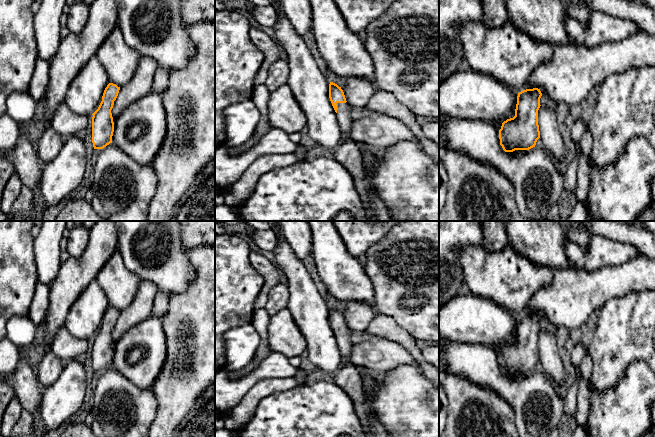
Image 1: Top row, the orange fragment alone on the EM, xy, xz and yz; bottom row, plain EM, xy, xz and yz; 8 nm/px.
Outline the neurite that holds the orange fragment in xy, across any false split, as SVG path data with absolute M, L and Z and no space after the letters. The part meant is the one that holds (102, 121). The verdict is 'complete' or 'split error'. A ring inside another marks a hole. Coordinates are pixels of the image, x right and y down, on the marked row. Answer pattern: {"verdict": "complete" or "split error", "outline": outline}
{"verdict": "complete", "outline": "M109 83L104 90L98 109L92 114L92 143L94 149L103 149L112 143L114 122L111 110L120 87Z"}

